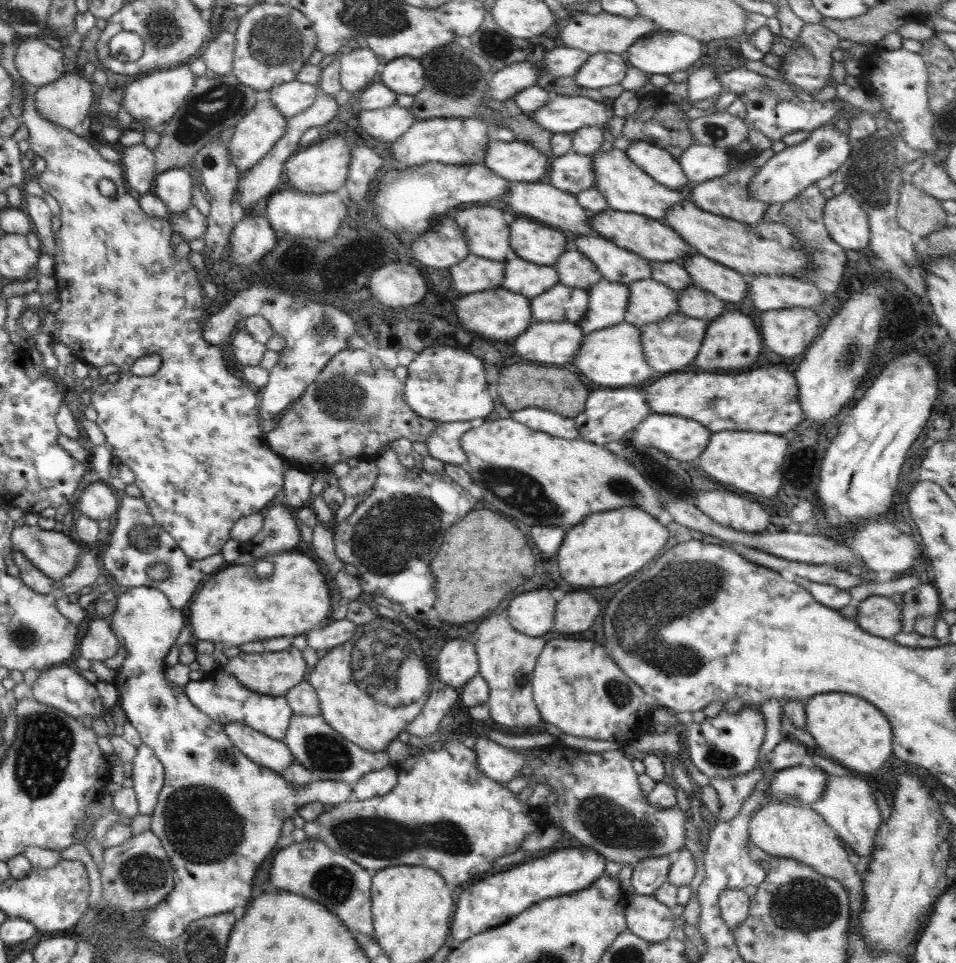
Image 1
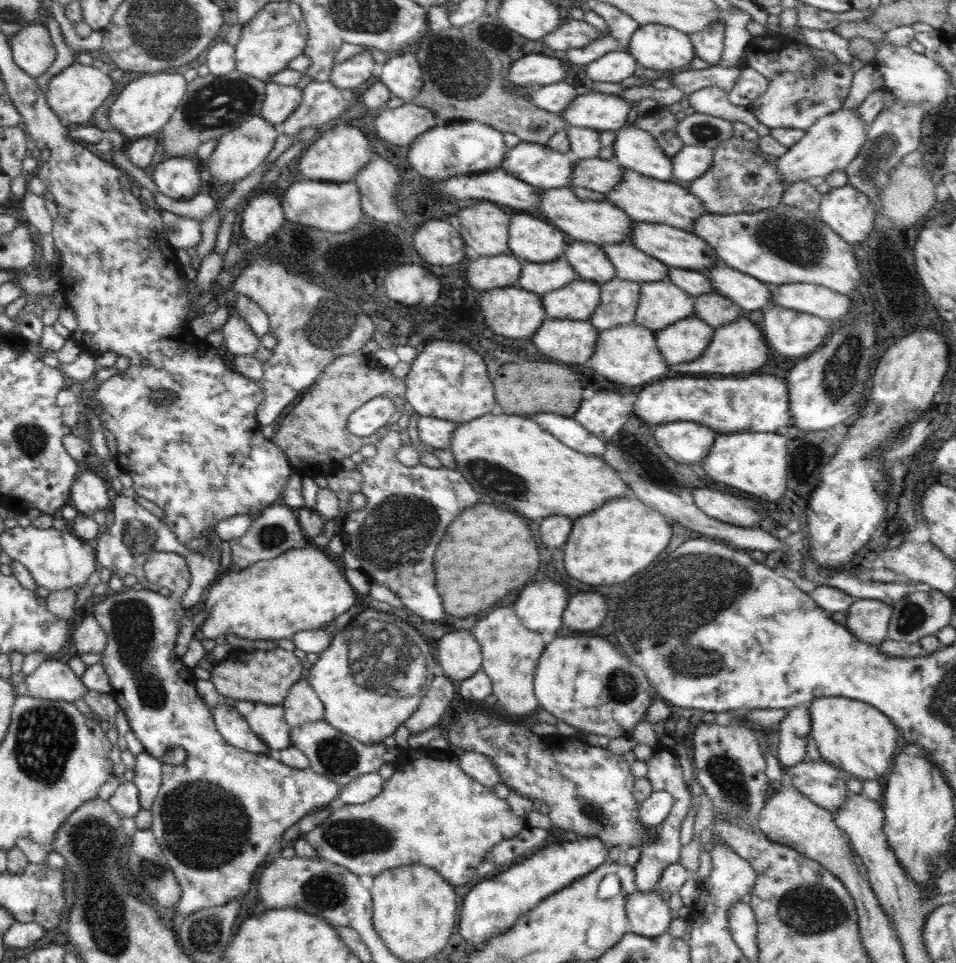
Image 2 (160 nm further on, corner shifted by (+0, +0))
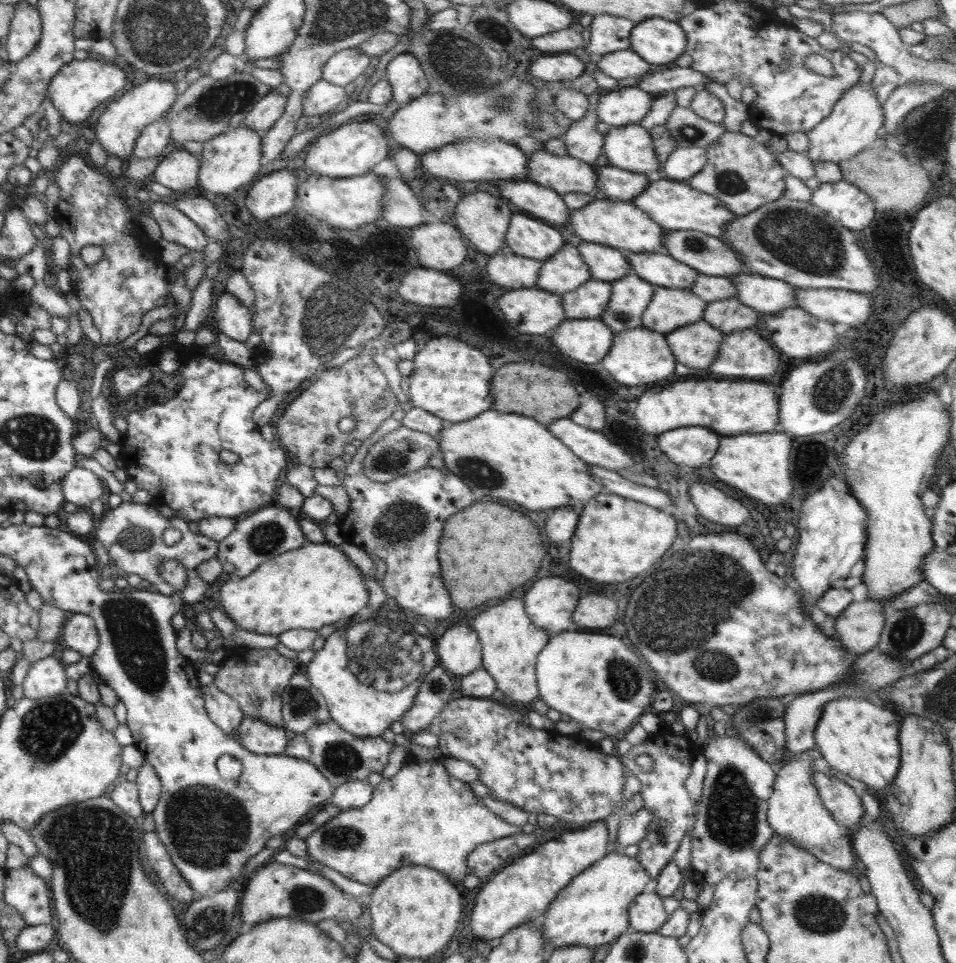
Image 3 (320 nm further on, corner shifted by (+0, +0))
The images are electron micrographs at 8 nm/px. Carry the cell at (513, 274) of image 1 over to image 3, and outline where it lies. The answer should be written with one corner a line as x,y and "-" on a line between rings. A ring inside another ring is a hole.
564,244
557,253
543,261
537,287
563,295
576,290
590,279
590,271
579,250
571,244

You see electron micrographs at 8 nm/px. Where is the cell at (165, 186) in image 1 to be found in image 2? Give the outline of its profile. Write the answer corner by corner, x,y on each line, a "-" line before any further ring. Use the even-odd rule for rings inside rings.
171,157
155,164
150,177
159,192
174,200
188,200
200,190
200,173
192,157

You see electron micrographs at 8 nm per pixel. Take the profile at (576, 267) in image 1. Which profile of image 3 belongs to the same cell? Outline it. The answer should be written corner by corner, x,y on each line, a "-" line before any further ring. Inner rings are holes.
582,241
577,249
592,279
611,283
632,272
623,250
586,241

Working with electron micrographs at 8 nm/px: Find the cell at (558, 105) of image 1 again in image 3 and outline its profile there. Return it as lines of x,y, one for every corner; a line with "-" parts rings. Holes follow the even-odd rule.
637,86
604,91
598,101
598,120
612,127
638,124
650,112
654,97

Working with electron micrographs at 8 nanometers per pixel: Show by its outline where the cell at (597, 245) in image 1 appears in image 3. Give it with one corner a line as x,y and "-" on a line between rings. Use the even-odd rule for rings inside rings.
624,251
624,254
632,272
653,286
690,290
693,281
699,275
697,270
691,269
663,251
650,253

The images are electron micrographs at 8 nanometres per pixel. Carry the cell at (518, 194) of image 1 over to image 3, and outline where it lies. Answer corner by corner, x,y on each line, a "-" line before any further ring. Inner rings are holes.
603,197
594,198
578,210
569,209
569,224
583,241
595,242
612,248
638,252
659,252
663,250
666,231
655,223
643,210
630,202
611,201

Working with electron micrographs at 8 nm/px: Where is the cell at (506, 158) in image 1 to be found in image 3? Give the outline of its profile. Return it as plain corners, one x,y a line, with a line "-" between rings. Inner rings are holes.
544,149
528,156
526,180
546,186
559,195
570,192
581,192
590,196
600,195
595,166
568,154
556,156

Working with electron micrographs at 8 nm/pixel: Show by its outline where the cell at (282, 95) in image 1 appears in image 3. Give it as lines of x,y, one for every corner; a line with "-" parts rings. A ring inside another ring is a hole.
272,89
266,93
246,115
243,126
265,134
286,112
287,97

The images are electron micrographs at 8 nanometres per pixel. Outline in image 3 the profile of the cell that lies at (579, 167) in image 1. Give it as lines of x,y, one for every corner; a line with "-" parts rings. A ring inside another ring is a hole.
610,164
595,167
597,172
597,189
601,197
611,201
630,202
636,198
649,183
642,173
631,173

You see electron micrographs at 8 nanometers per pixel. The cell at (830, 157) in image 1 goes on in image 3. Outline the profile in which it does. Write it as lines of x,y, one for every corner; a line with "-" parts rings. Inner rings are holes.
858,81
836,101
830,116
822,119
814,130
807,133
809,149
806,156
812,162
840,162
855,157
862,150
879,142
878,132
884,126
884,112
871,83

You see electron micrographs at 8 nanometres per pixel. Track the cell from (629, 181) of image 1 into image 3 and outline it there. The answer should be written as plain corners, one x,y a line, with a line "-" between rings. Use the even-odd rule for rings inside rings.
672,179
649,181
646,188
630,200
637,209
643,210
665,231
693,230
722,239
727,222
735,218
735,214
727,209
726,203
708,193
700,192
686,182

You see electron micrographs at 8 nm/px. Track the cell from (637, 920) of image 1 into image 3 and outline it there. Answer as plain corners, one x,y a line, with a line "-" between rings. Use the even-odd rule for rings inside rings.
654,892
638,894
629,906
629,924
635,932
658,933
669,920
662,897

